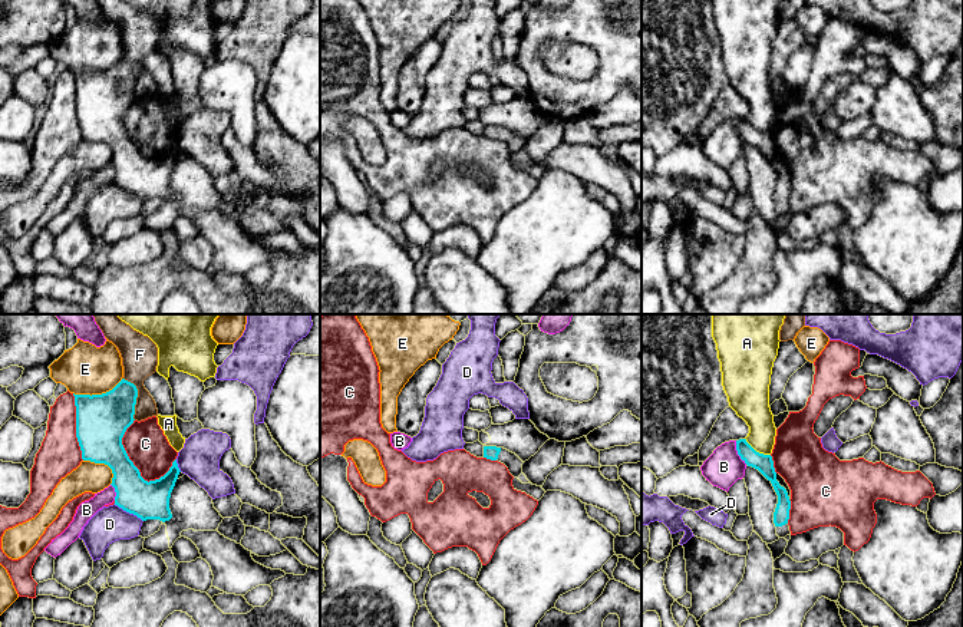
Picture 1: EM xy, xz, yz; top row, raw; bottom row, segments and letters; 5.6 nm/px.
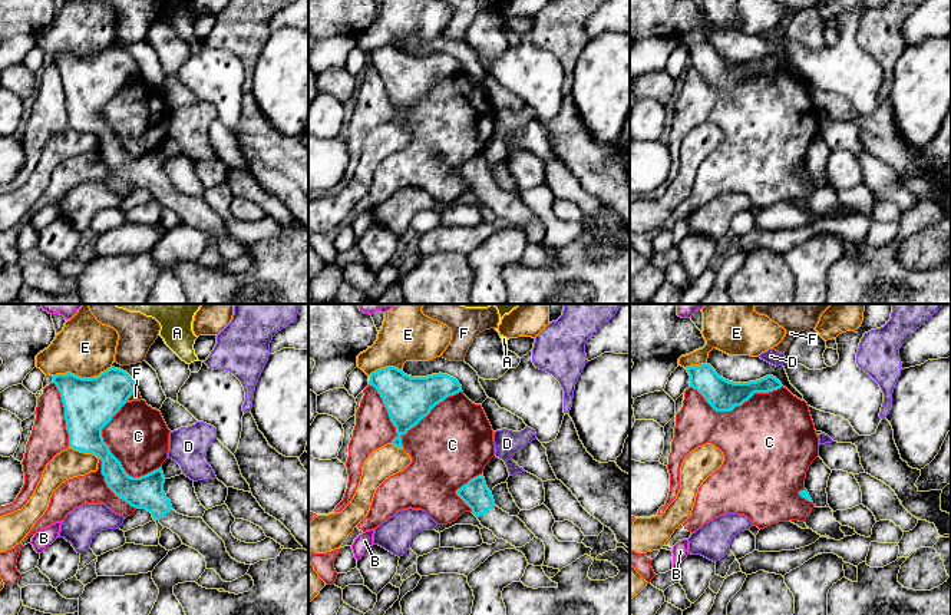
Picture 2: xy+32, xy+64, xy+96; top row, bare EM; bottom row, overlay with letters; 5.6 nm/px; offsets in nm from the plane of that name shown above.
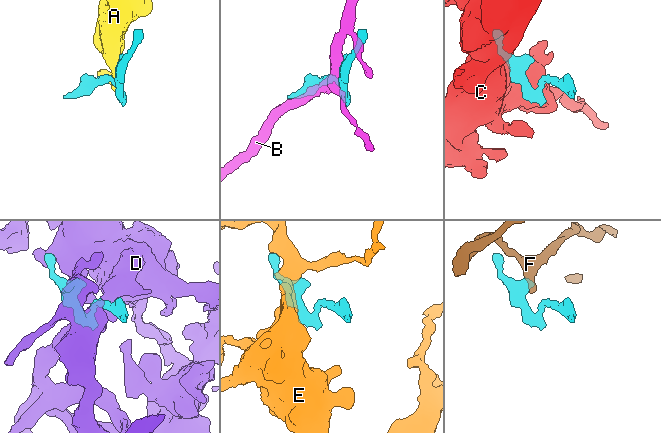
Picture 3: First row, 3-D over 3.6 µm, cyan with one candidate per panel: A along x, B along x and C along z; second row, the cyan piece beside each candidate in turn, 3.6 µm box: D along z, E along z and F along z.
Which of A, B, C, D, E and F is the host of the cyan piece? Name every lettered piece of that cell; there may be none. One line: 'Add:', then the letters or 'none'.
Add: none

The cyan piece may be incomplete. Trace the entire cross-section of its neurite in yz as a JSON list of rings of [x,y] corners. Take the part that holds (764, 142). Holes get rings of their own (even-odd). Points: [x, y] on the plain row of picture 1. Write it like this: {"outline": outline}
{"outline": [[[746,118],[736,119],[736,129],[741,138],[755,148],[758,148],[774,165],[778,174],[778,182],[774,191],[774,202],[776,205],[776,214],[779,217],[785,217],[791,212],[788,198],[789,198],[789,188],[791,179],[788,171],[784,165],[779,164],[776,159],[776,151],[774,146],[774,139],[771,133],[764,133],[756,131]]]}

